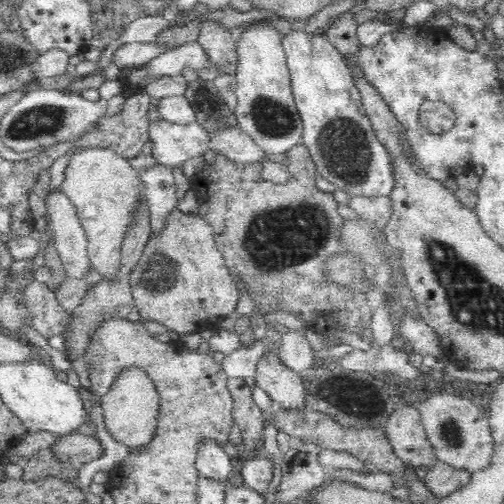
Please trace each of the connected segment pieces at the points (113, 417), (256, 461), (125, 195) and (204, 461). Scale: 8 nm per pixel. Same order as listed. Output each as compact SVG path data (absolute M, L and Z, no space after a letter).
M126 366L115 375L110 390L99 398L104 409L104 424L116 442L133 449L146 449L153 441L159 415L159 392L141 366Z
M265 451L256 453L252 459L245 461L241 476L243 484L258 491L261 496L265 496L274 478L274 462Z
M90 146L74 153L65 169L65 178L61 185L62 191L76 207L80 223L86 230L87 256L94 266L97 277L108 281L116 281L121 267L121 249L125 233L131 224L137 201L143 192L139 173L130 165L129 159L106 147Z
M198 438L197 459L195 464L199 477L220 480L229 479L232 472L232 457L223 449L216 438Z

